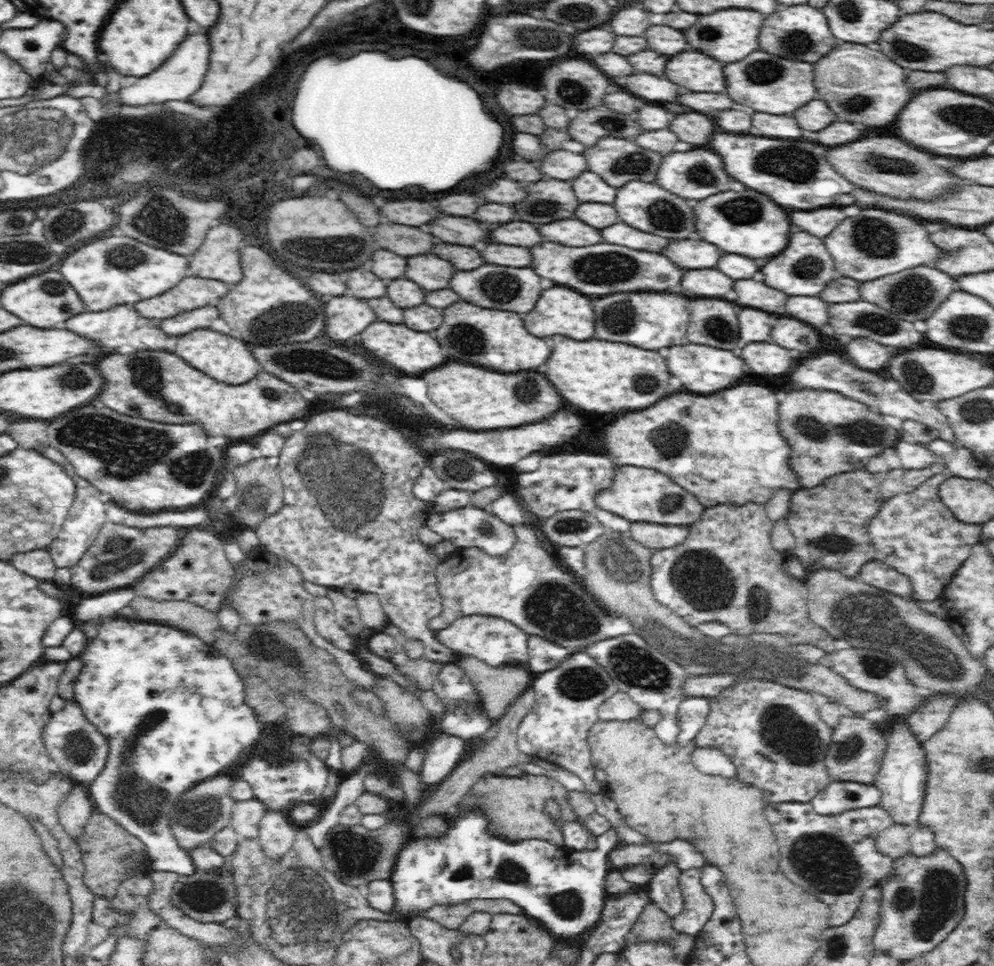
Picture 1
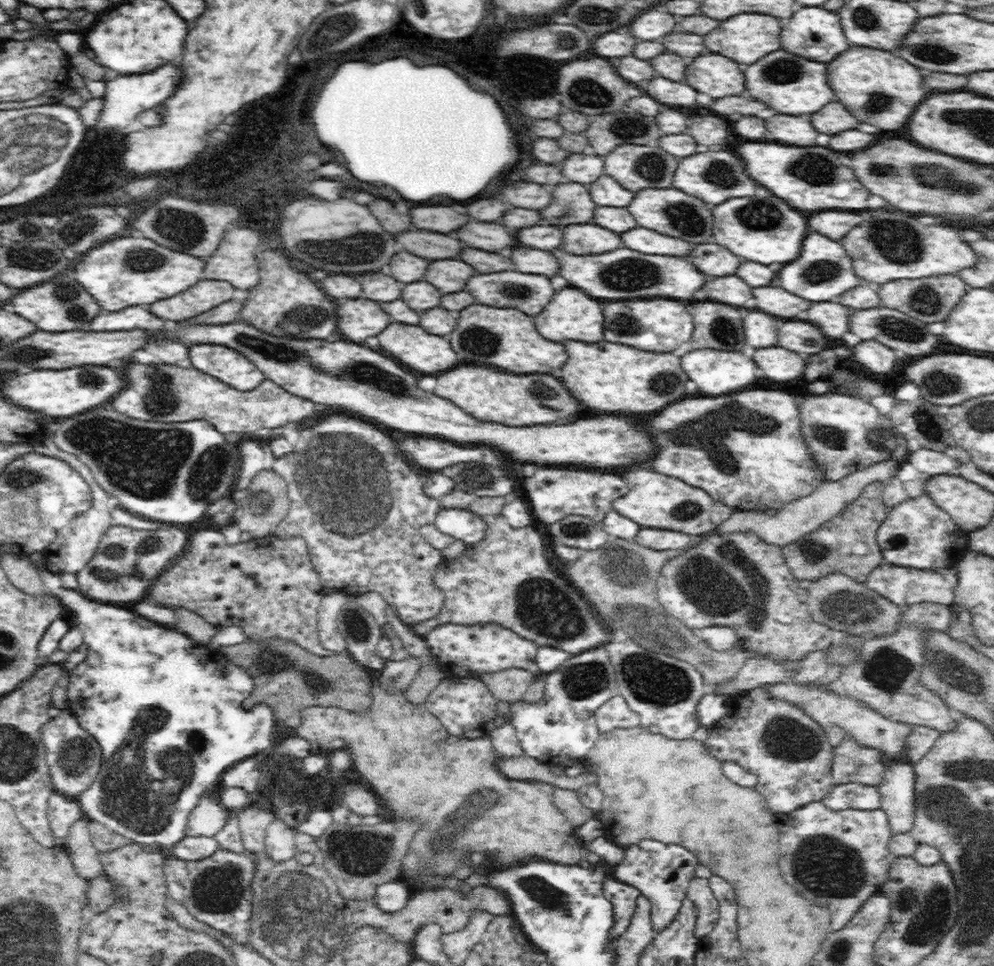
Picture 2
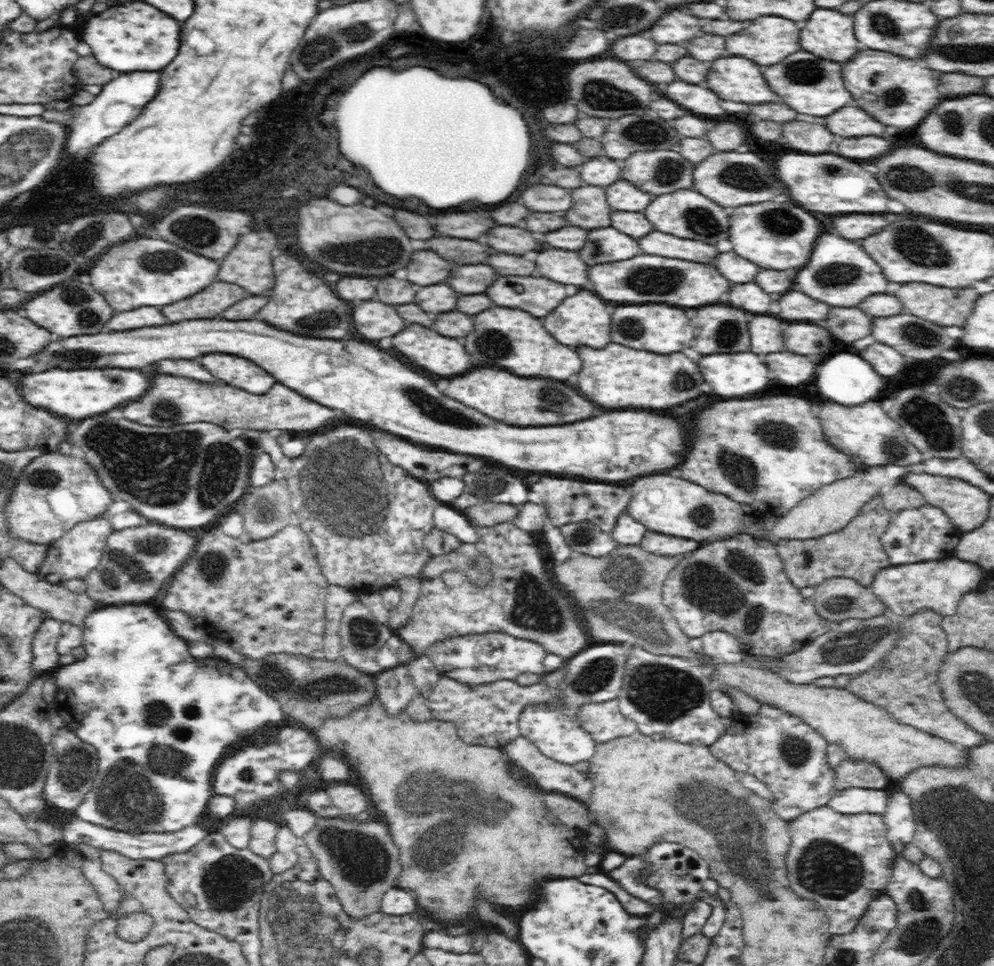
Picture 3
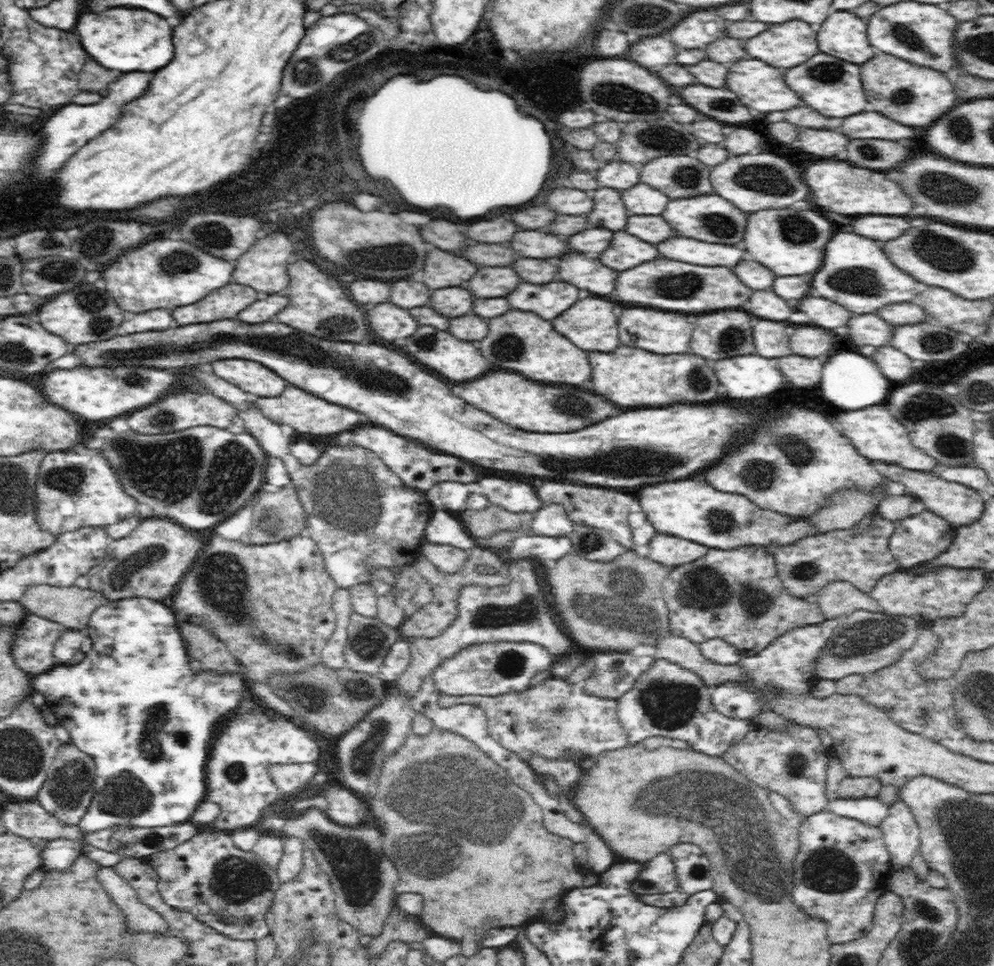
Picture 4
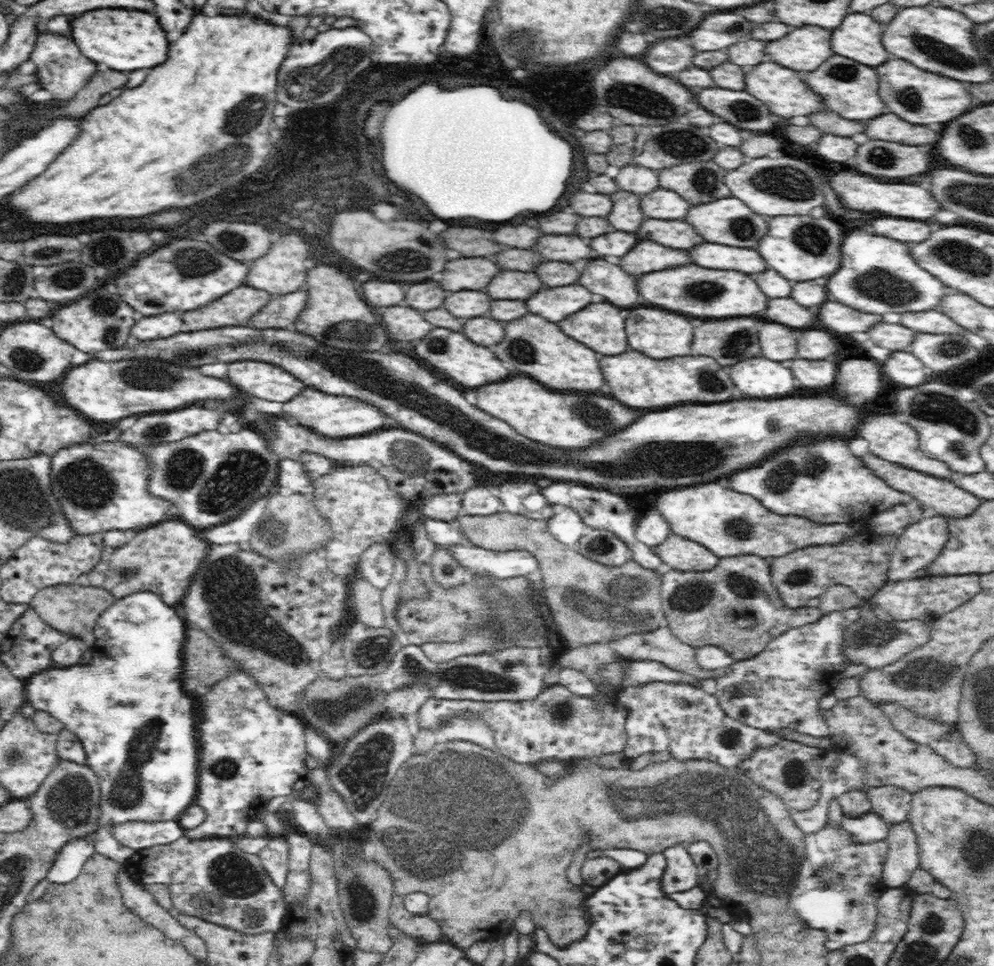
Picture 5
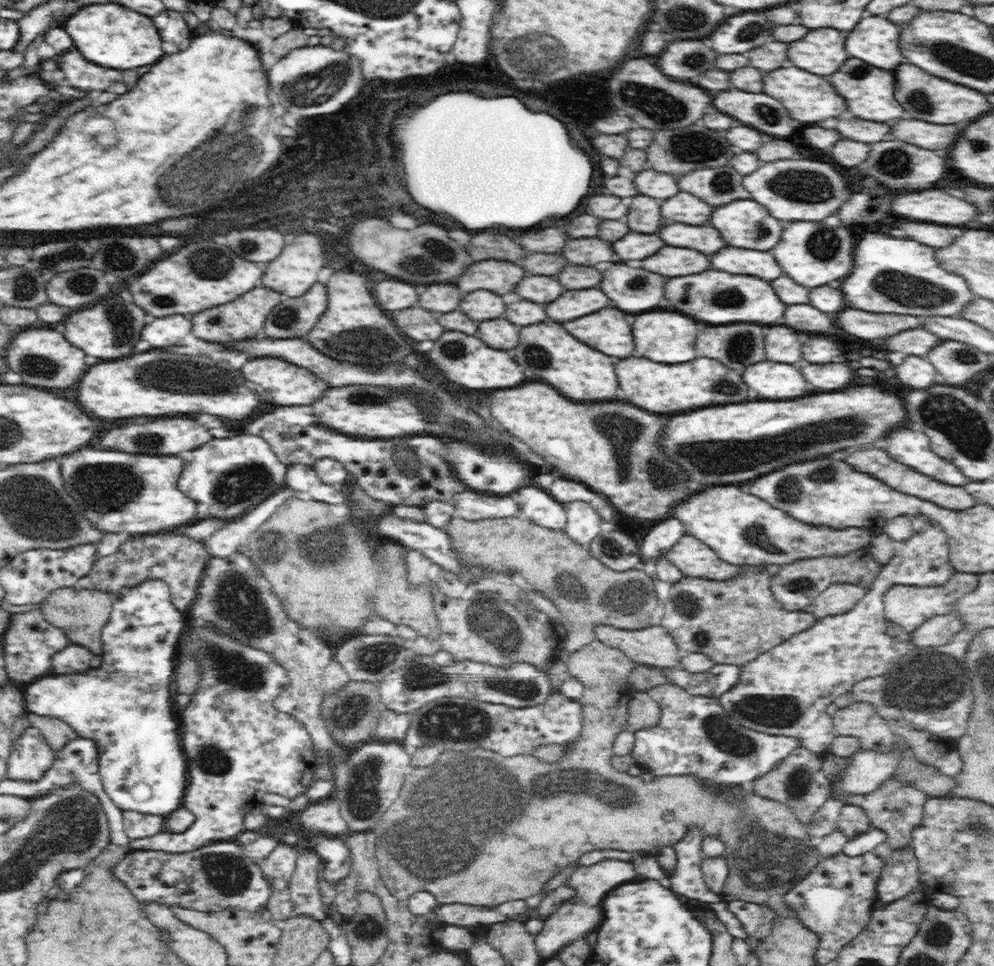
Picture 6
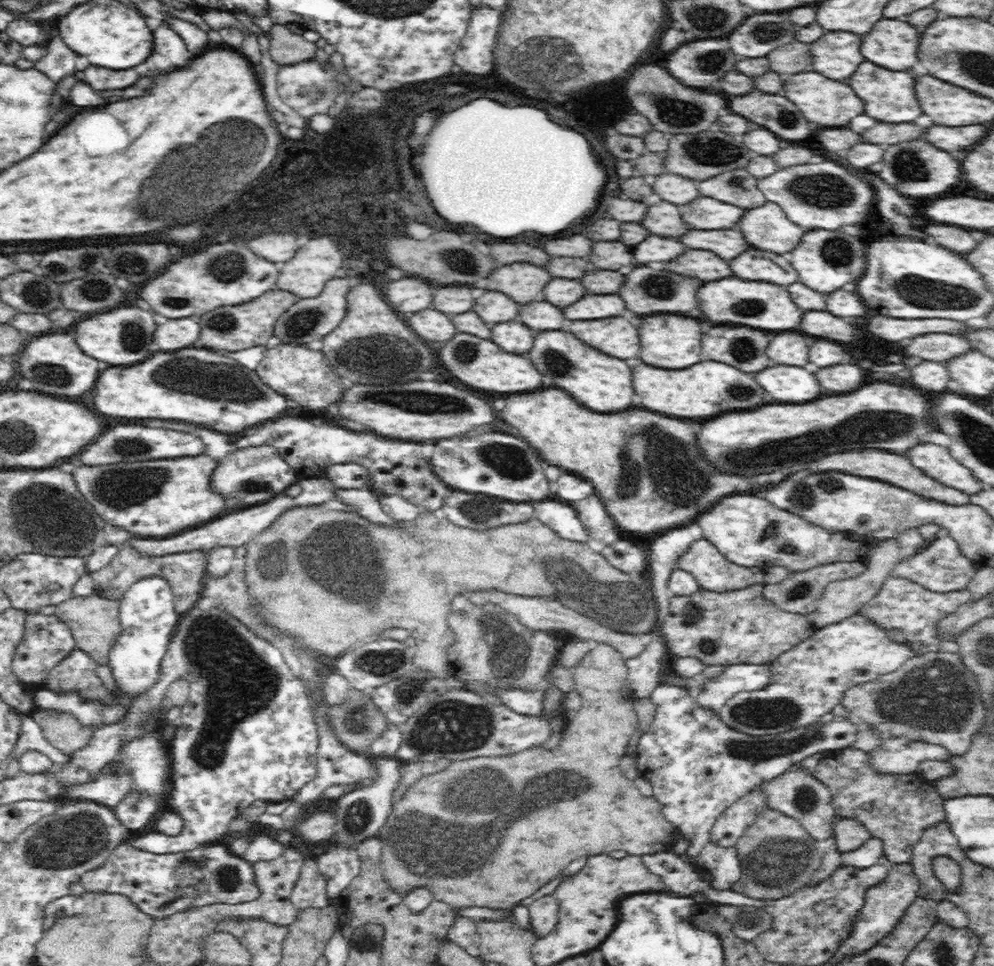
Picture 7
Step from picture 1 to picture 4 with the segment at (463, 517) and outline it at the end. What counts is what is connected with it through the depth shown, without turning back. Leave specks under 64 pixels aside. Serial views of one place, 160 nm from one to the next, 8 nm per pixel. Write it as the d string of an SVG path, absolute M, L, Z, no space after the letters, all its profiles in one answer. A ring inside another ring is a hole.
M432 511L426 523L422 545L437 544L438 546L455 546L466 550L473 549L478 543L463 527L457 515L450 516L446 512Z

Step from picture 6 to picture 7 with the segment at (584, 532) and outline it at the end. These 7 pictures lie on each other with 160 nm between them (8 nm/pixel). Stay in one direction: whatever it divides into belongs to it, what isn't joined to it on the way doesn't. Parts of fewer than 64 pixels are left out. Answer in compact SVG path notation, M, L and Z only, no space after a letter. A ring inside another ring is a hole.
M591 494L588 498L574 502L578 517L582 519L584 526L588 527L588 533L597 543L602 539L606 530L614 528L613 518L608 514L603 502L597 494Z

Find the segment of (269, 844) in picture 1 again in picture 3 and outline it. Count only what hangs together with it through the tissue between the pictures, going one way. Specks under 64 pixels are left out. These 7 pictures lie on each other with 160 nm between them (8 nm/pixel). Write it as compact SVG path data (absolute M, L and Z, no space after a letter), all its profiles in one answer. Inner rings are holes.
M280 823L276 840L276 854L269 860L273 874L282 875L296 867L299 857L297 847L302 845L301 838Z

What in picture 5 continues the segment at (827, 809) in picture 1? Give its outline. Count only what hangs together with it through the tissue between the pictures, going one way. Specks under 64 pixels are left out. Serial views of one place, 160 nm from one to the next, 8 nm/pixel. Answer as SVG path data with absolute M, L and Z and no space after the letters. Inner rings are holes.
M872 812L859 818L844 815L843 830L855 844L870 844L886 840L889 836L889 828L880 816Z

